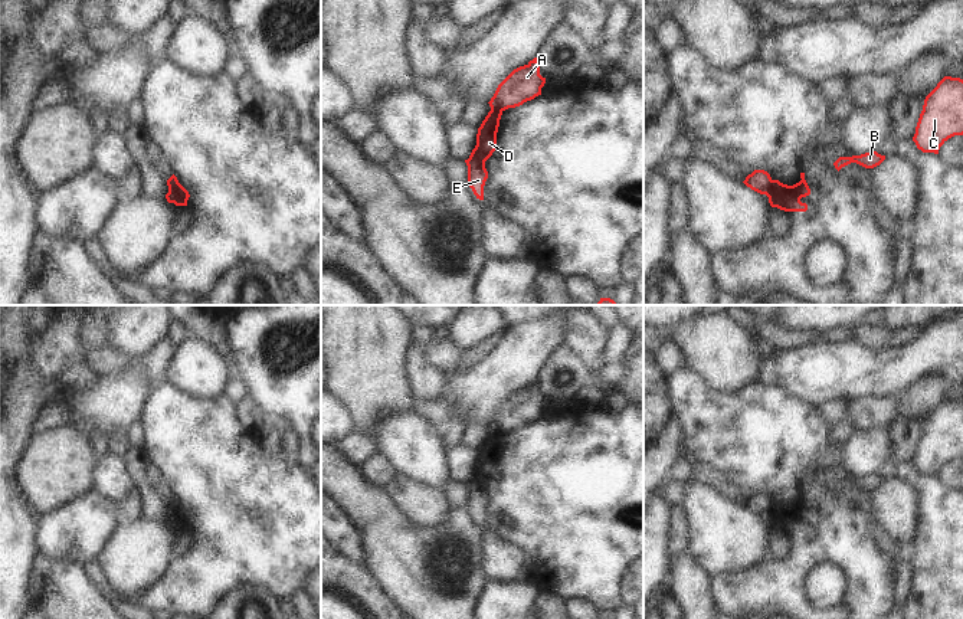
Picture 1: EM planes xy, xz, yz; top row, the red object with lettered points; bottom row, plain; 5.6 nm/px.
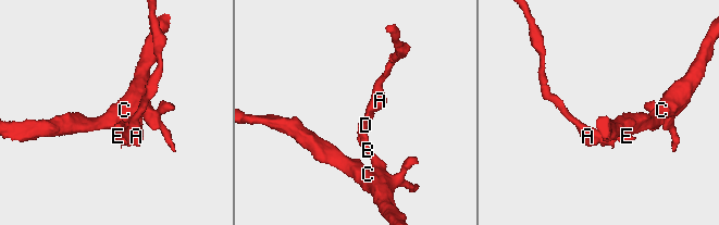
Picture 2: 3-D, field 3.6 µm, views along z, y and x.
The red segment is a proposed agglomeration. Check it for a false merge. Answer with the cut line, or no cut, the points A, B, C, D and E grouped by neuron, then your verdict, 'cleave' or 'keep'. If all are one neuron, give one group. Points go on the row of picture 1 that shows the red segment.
xy (169, 189), (174, 189), (186, 203) | A / B C D E | cleave

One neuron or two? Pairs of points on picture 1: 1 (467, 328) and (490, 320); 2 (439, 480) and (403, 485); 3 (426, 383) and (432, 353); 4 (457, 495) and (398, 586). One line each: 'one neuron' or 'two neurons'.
1: one neuron
2: two neurons
3: two neurons
4: two neurons

